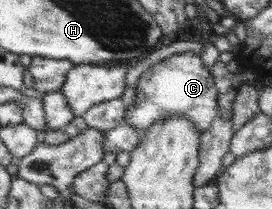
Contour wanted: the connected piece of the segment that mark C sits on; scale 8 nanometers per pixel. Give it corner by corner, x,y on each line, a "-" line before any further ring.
199,52
174,54
150,66
136,83
136,104
127,111
126,122
132,124
141,136
147,133
156,121
174,116
184,116
193,121
201,135
211,130
212,123
220,115
218,110
218,89
214,85
214,75
210,73

